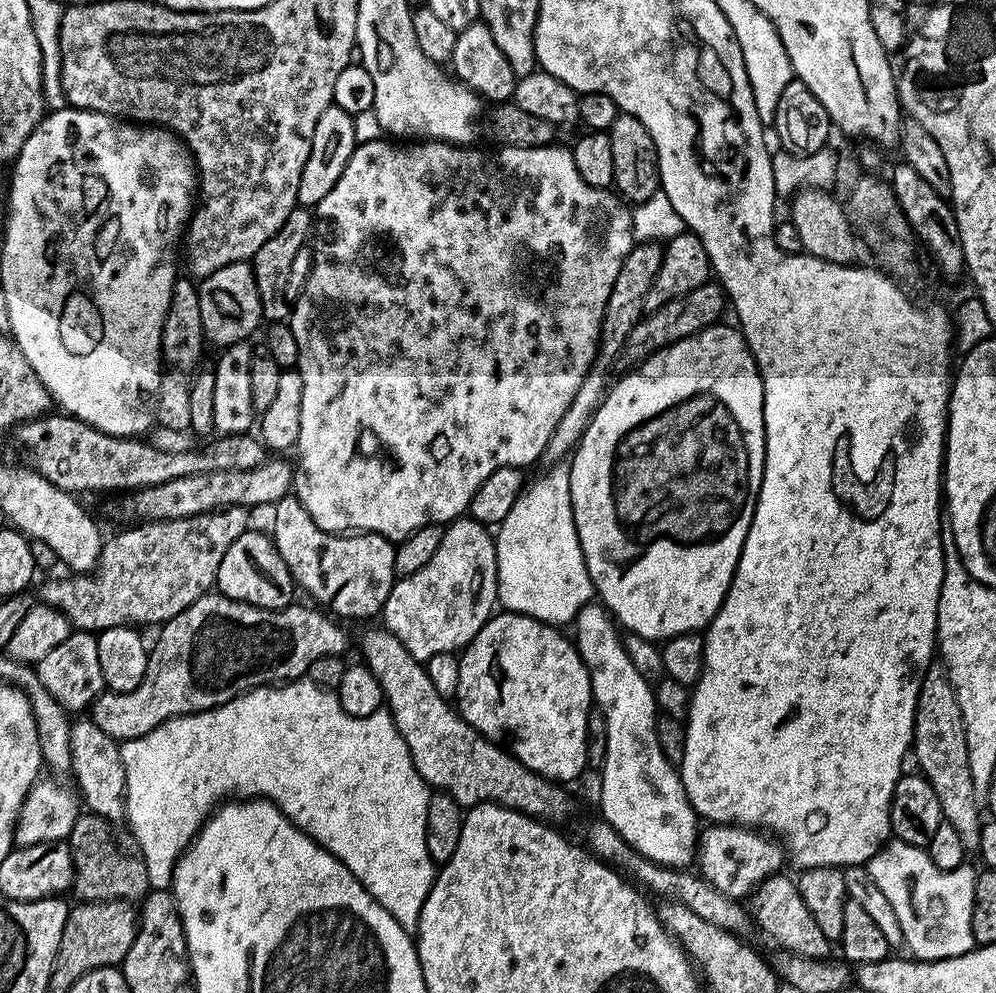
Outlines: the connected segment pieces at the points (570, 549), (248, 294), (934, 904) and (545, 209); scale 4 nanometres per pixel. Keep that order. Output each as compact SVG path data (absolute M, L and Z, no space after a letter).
M571 463L553 464L536 481L529 483L514 502L514 510L495 529L496 541L496 595L499 603L509 612L517 612L553 626L571 625L585 606L593 603L592 579L586 570L578 530L574 522L570 494Z
M244 261L224 266L214 274L203 277L197 288L204 337L211 347L214 345L216 349L223 350L240 341L251 339L260 322L263 323L263 304L253 277L251 263Z
M895 838L868 859L870 878L886 894L902 926L907 951L918 961L936 961L964 955L974 947L972 908L976 905L977 869L965 862L949 872L938 870L927 851Z
M381 138L357 143L346 170L342 170L342 178L322 198L318 212L332 220L332 241L317 254L316 265L290 308L294 338L298 338L298 370L302 374L302 430L298 430L294 449L298 461L294 494L323 532L373 532L399 542L427 524L444 526L463 517L478 486L494 470L523 469L524 464L535 465L539 461L550 434L554 434L554 426L574 402L582 378L586 378L596 359L606 304L618 270L634 247L634 239L632 218L621 197L587 184L574 166L571 147L560 148L559 143L533 148L504 146L497 156L484 160L476 146L426 140L405 143L405 148L391 148L387 142Z

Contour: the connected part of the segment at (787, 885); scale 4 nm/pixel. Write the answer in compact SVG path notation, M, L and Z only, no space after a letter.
M777 874L768 876L753 890L750 897L750 915L757 929L761 928L770 939L776 940L785 953L802 958L825 959L834 948L833 941L822 934L818 922L814 922L814 914L806 910L806 902L802 902L802 894L798 890L795 879L790 875Z

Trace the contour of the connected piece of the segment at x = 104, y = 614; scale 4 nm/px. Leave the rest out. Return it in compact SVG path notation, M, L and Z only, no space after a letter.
M230 506L229 508L218 508L214 512L194 514L190 518L153 520L151 522L141 523L139 525L141 528L128 528L125 532L120 532L117 536L110 537L109 540L107 537L107 539L103 541L100 549L100 562L93 571L87 574L72 574L67 577L69 580L52 580L49 584L42 585L39 599L50 607L59 610L59 612L72 623L73 629L81 632L99 634L106 631L107 628L141 626L140 624L153 624L153 626L165 624L167 620L174 618L174 614L182 614L182 610L186 610L186 606L190 606L195 600L202 598L205 592L213 591L216 583L216 575L218 574L218 566L222 566L222 558L226 558L226 550L230 550L232 543L234 543L243 532L249 531L250 524L248 524L248 516L250 516L249 509Z

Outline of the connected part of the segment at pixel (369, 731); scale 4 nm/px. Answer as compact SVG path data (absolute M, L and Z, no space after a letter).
M301 678L281 682L275 686L249 688L241 696L235 696L233 700L220 704L217 708L196 712L193 716L175 716L173 720L167 720L165 724L150 730L150 734L146 734L142 738L123 741L120 744L120 757L122 766L126 770L124 815L132 837L136 839L142 850L142 858L146 862L149 889L164 890L171 885L172 872L176 868L177 860L186 851L189 844L195 840L196 833L204 825L205 820L212 815L217 805L229 798L263 798L276 804L278 810L290 823L301 828L316 843L321 844L326 851L333 852L350 870L350 874L354 874L354 878L358 878L360 885L396 919L398 926L402 926L410 934L415 933L418 918L422 914L422 906L430 894L432 881L436 879L438 871L437 865L432 863L430 854L426 850L426 806L430 789L418 774L418 770L410 758L410 750L406 746L402 734L398 734L396 724L387 711L381 710L369 716L351 716L346 714L346 710L342 710L335 691L318 686L313 680Z

